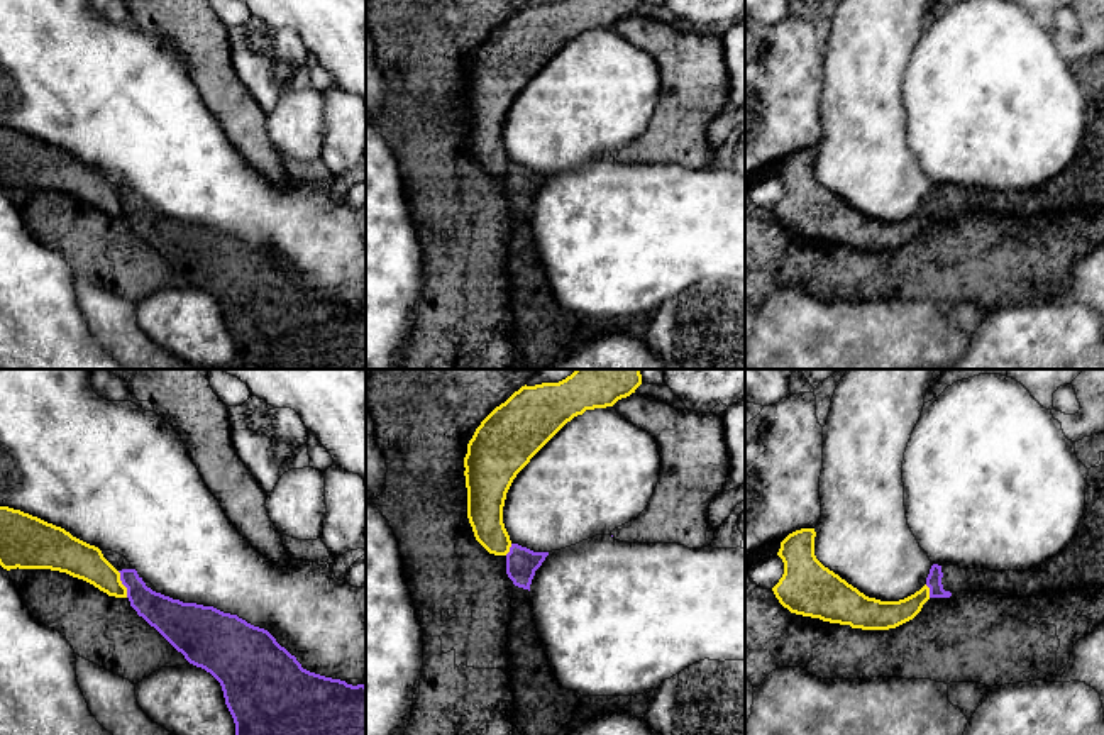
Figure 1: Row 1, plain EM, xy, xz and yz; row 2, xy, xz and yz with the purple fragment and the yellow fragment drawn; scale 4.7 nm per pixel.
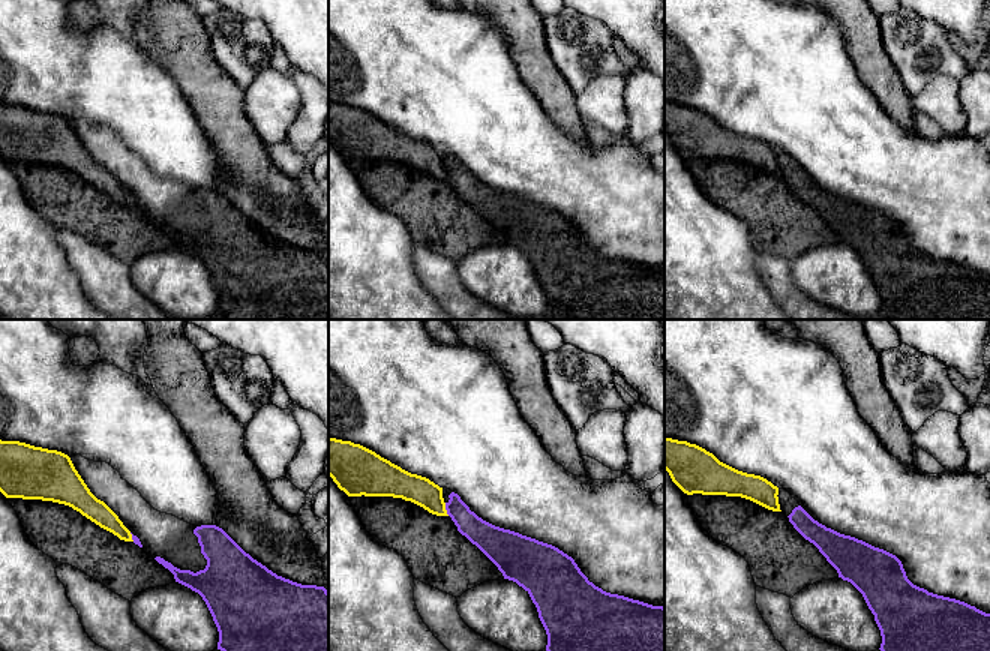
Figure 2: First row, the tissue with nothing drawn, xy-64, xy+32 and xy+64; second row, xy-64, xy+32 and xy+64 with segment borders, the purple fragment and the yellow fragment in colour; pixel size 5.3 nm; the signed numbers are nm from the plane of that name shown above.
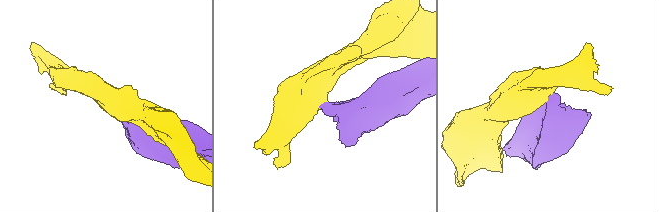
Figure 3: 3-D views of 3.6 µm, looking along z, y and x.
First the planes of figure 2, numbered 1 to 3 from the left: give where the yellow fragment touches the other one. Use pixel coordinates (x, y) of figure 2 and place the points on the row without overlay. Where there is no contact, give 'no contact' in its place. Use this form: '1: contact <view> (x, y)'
1: contact xy-64 (132, 201)
2: contact xy+32 (446, 173)
3: no contact

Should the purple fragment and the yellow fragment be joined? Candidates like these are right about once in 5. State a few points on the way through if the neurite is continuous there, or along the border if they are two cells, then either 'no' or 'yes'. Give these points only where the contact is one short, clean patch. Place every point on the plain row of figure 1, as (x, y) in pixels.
along xy (117, 192), (127, 217) | no

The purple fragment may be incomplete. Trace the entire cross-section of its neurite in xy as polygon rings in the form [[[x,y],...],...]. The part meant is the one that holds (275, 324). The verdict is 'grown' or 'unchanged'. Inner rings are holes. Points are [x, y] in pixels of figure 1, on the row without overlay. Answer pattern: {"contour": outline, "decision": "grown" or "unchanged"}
{"contour": [[[122,190],[130,227],[154,247],[185,279],[210,293],[222,307],[225,325],[235,344],[234,364],[239,369],[366,369],[366,307],[347,305],[301,288],[264,249],[213,227],[183,224],[146,207],[135,190]]], "decision": "unchanged"}

